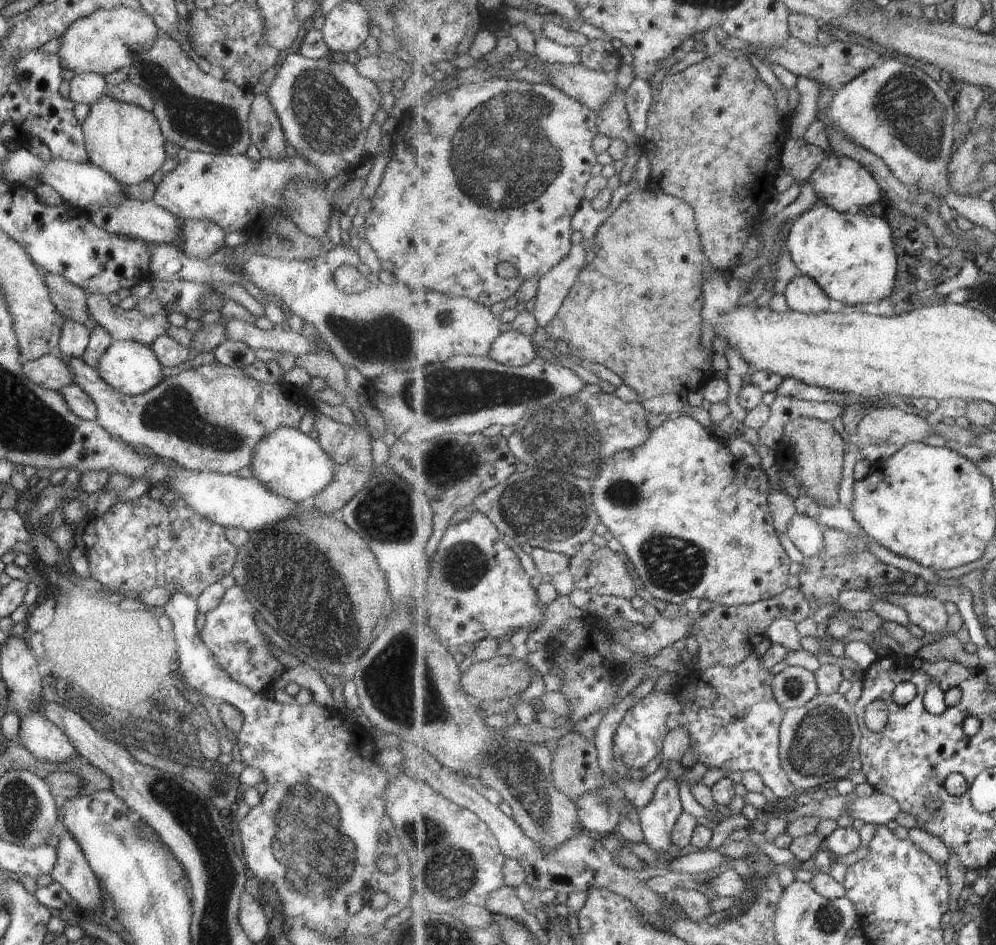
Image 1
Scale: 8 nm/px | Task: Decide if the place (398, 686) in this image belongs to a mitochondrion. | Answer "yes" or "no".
yes

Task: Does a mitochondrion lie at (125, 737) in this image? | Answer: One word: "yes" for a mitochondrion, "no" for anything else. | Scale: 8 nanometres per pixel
no

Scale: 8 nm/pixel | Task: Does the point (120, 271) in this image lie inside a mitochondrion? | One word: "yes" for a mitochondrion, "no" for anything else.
no

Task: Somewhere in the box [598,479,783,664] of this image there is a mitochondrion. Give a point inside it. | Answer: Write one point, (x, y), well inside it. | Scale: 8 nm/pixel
(676, 567)

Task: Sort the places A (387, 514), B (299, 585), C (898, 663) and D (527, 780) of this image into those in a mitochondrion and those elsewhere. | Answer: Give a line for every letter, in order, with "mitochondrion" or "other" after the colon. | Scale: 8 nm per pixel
A: mitochondrion
B: mitochondrion
C: other
D: mitochondrion

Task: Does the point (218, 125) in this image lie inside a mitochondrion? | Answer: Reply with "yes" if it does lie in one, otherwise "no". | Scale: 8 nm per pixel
yes

